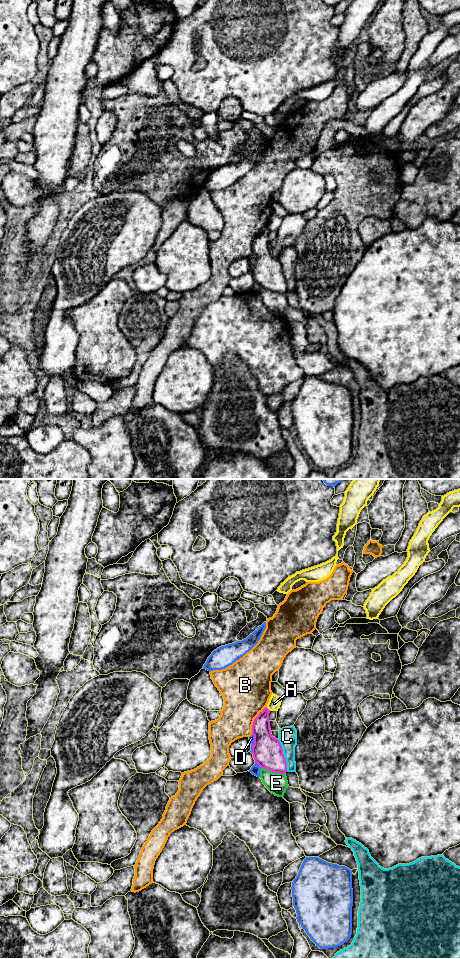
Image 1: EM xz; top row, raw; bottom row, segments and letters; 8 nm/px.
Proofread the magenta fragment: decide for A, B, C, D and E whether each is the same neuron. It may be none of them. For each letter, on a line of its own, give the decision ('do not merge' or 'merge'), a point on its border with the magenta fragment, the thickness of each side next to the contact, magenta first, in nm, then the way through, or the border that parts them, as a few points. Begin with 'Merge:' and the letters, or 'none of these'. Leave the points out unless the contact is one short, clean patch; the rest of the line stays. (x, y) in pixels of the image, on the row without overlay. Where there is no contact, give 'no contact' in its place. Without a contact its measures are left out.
Merge: none of these
A: do not merge; contact xz (267, 228); calibres 150 and 100 nm; border xz (266, 227), (270, 230)
B: do not merge; contact xz (254, 240); calibres 220 and 380 nm
C: do not merge; contact xz (283, 275); calibres 240 and 140 nm
D: do not merge; contact xz (258, 284); calibres 240 and 80 nm
E: do not merge; contact xz (273, 291); calibres 240 and 170 nm

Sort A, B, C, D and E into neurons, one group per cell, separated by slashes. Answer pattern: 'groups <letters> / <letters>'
groups A / B / C / D / E

